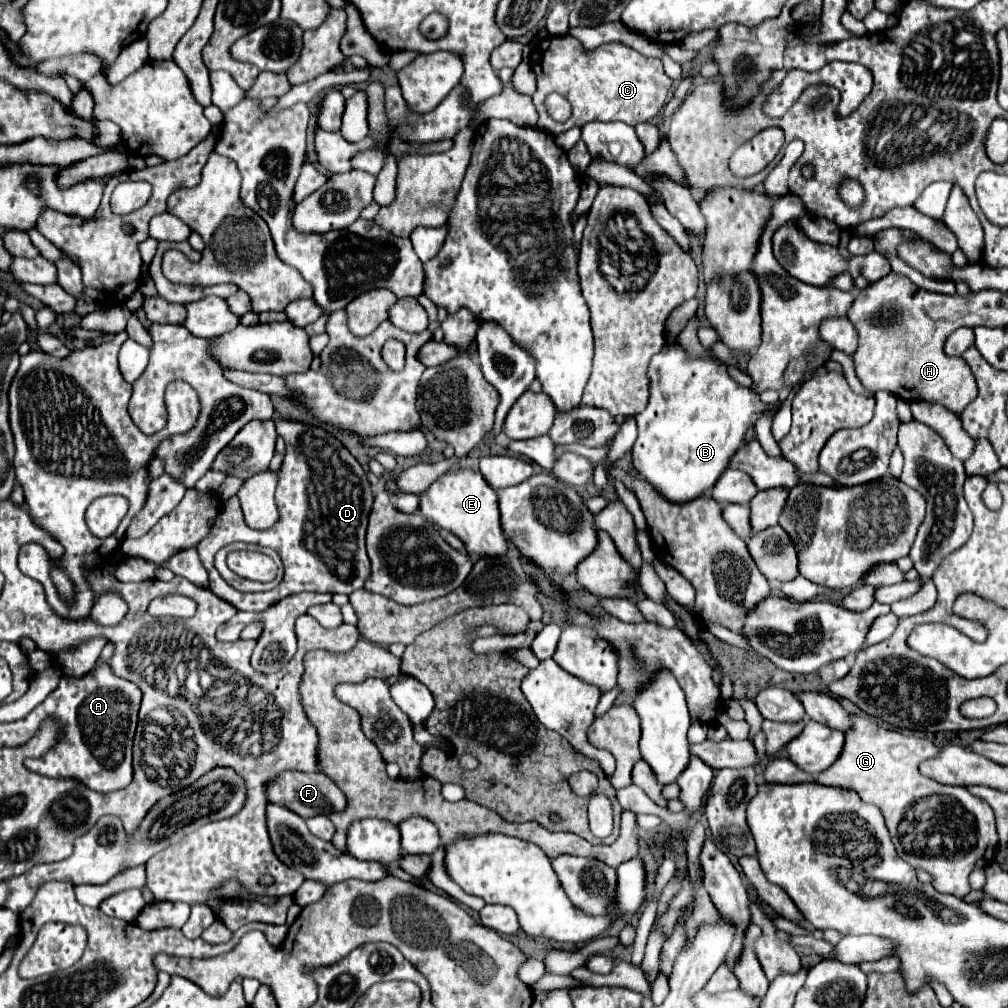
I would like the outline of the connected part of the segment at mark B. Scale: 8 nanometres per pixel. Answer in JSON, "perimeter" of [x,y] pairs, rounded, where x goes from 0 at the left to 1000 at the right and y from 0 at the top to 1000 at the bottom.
{"perimeter":[[[661,342],[661,346],[657,346],[657,350],[649,352],[647,358],[645,358],[643,370],[645,370],[645,380],[647,380],[647,386],[645,386],[645,400],[643,400],[643,404],[641,404],[637,410],[631,412],[633,436],[631,436],[629,443],[627,443],[627,461],[629,461],[629,465],[633,467],[633,471],[639,473],[661,497],[665,497],[665,499],[683,499],[683,497],[687,497],[687,495],[692,495],[692,493],[700,491],[700,489],[710,481],[712,473],[722,465],[722,459],[724,459],[724,455],[728,453],[728,449],[736,443],[740,426],[746,424],[746,422],[750,420],[750,416],[756,412],[756,408],[760,408],[764,402],[758,402],[758,400],[754,398],[754,394],[752,394],[750,390],[746,390],[742,384],[732,382],[732,380],[720,370],[720,364],[718,364],[714,358],[710,358],[710,356],[696,356],[696,354],[694,354],[694,356],[687,356],[687,354],[683,354],[683,352],[679,350],[679,346],[675,346],[673,342]]]}

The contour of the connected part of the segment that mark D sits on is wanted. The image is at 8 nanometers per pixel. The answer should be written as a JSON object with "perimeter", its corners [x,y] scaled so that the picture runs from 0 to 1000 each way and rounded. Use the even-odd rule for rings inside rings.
{"perimeter":[[[278,416],[274,418],[274,428],[284,438],[284,451],[274,483],[274,501],[278,507],[276,519],[266,527],[248,525],[242,517],[237,495],[232,491],[222,499],[206,533],[194,543],[208,572],[208,586],[222,596],[230,596],[238,606],[260,606],[298,586],[347,590],[349,586],[359,584],[367,570],[361,529],[371,489],[361,465],[331,432],[317,424]],[[237,537],[267,543],[278,551],[282,559],[282,574],[276,582],[270,586],[241,588],[218,571],[212,563],[212,551],[216,545]]]}

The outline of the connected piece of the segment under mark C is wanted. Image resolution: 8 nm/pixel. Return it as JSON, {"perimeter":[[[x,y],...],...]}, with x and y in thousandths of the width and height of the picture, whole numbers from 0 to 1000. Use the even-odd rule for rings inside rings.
{"perimeter":[[[567,35],[534,41],[526,64],[534,76],[534,90],[528,100],[536,110],[538,96],[548,90],[562,96],[567,104],[567,116],[562,122],[552,122],[552,132],[548,134],[556,134],[569,124],[577,126],[583,120],[619,120],[627,126],[639,122],[655,112],[667,84],[655,59],[639,57],[617,43],[599,43],[583,53]]]}

